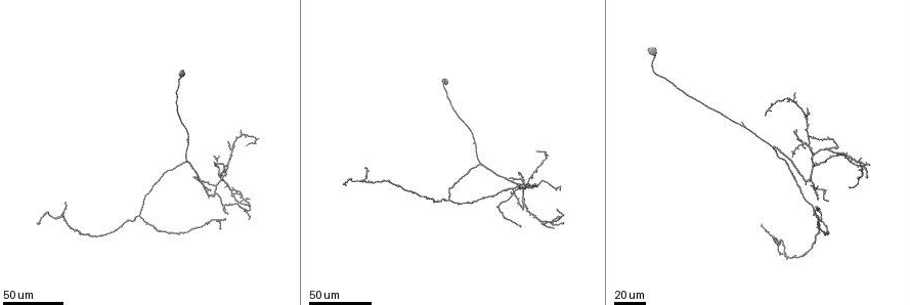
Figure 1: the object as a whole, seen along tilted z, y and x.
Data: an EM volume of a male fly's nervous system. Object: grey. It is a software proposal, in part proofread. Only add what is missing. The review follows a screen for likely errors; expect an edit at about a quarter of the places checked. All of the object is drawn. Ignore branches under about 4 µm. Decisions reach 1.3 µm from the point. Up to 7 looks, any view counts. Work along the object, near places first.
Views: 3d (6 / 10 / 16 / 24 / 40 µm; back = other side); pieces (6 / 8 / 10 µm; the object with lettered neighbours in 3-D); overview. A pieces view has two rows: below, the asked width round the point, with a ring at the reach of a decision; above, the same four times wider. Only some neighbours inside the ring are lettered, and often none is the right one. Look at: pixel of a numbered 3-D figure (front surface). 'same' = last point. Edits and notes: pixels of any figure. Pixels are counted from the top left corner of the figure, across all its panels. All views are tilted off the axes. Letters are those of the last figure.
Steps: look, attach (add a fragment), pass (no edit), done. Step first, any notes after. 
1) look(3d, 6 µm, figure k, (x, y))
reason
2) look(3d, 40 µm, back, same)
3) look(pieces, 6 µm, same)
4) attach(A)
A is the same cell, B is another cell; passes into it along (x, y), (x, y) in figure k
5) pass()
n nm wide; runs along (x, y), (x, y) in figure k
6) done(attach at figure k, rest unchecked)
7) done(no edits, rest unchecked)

look(3d, 40 µm, figure 1, (226, 212))
an open end

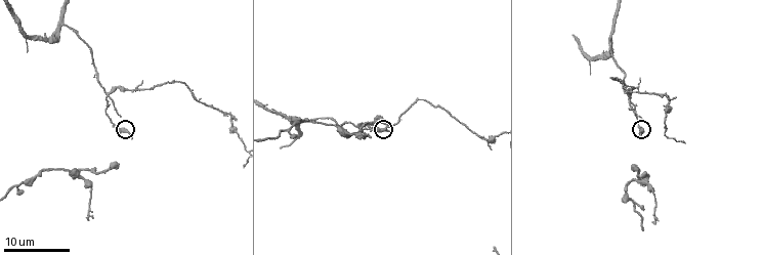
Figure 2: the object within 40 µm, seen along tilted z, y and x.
look(pieces, 10 µm, figure 2, (641, 136))
what lies round it

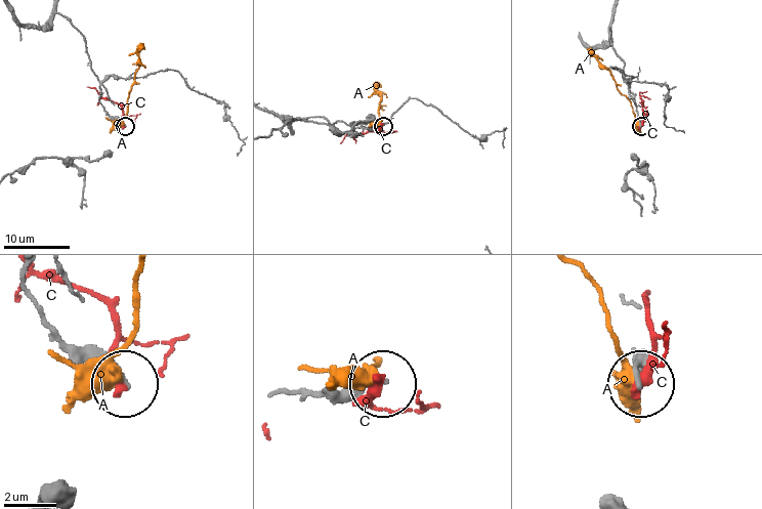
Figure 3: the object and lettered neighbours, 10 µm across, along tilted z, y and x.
pass()
A and C are other cells; runs along (25, 273), (29, 294), (55, 329), (126, 380) in figure 3; no lettered fragment goes on from it

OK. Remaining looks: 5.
look(3d, 24 µm, figure 2, (22, 194))
branch stops here

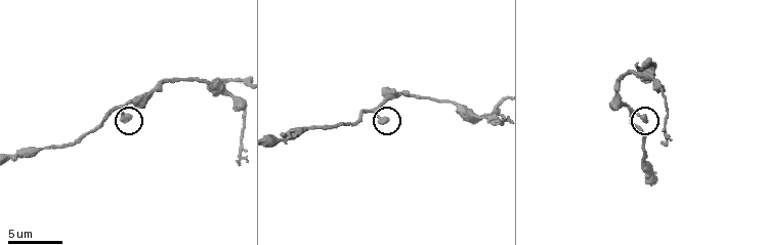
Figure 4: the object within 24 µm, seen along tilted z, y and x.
look(pieces, 10 µm, figure 4, (124, 119))

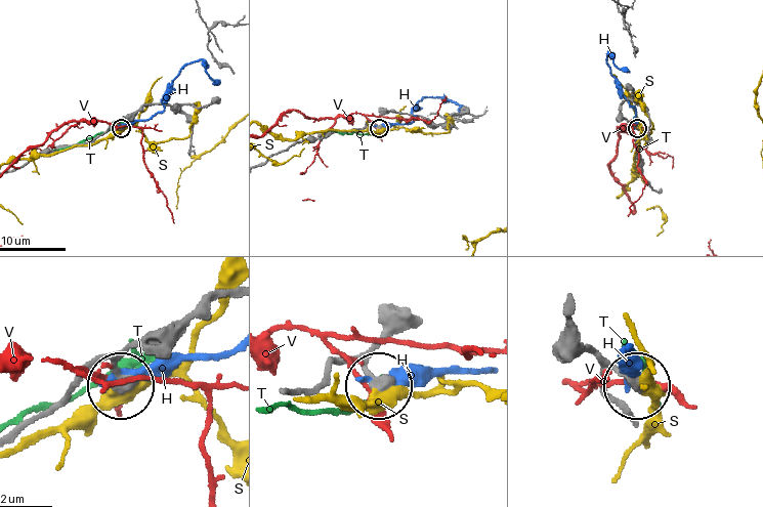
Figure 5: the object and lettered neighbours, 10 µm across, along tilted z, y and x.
pass()
H, S, T and V are other cells; runs along (296, 390), (313, 388), (329, 369), (350, 362), (377, 382) in figure 5; no lettered fragment goes on from it

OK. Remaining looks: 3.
look(3d, 40 µm, figure 1, (226, 140))
an open end

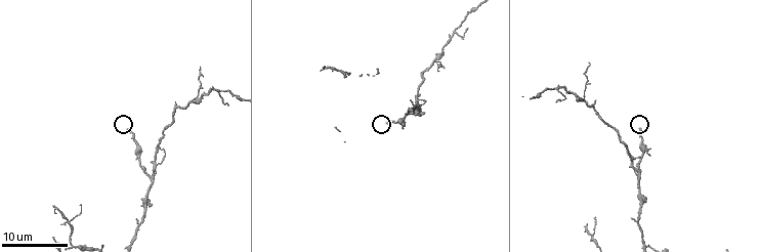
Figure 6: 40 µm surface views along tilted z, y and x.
look(pieces, 10 µm, figure 6, (127, 128))

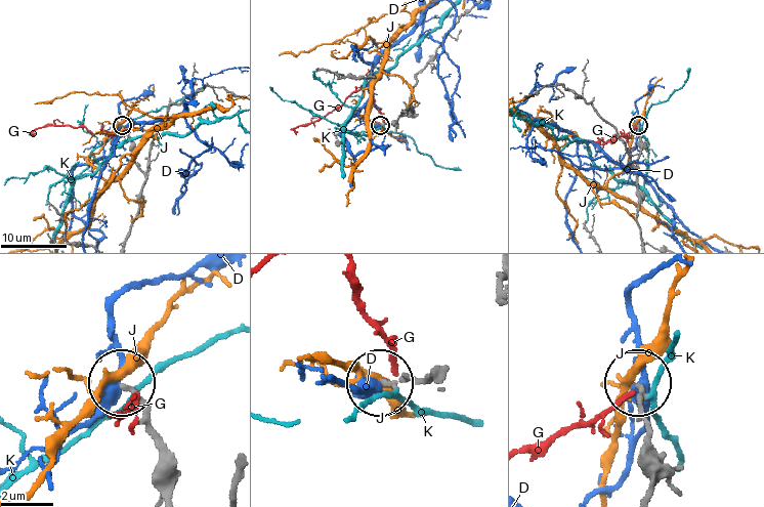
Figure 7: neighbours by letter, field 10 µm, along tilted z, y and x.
pass()
D, G, J and K are other cells; runs along (646, 493), (649, 428), (636, 384) in figure 7; no lettered fragment goes on from it

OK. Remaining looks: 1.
done(no edits, rest unchecked)

